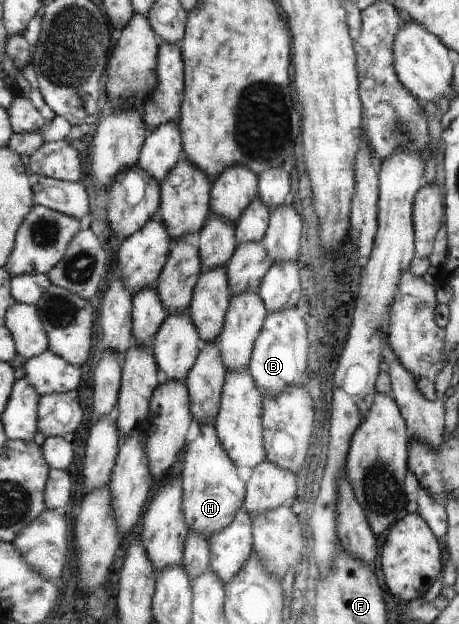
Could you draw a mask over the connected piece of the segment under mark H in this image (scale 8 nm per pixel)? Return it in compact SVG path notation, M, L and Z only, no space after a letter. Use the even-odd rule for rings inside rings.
M193 422L188 431L187 444L189 448L185 450L179 477L184 490L184 520L189 531L193 530L208 540L234 522L246 500L247 484L237 475L237 466L220 442L214 424Z

